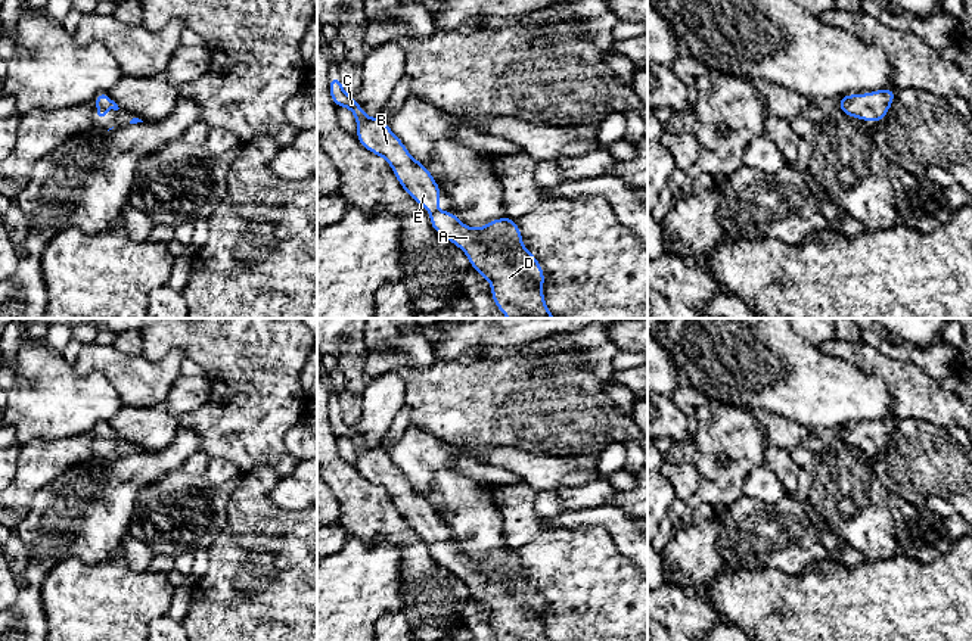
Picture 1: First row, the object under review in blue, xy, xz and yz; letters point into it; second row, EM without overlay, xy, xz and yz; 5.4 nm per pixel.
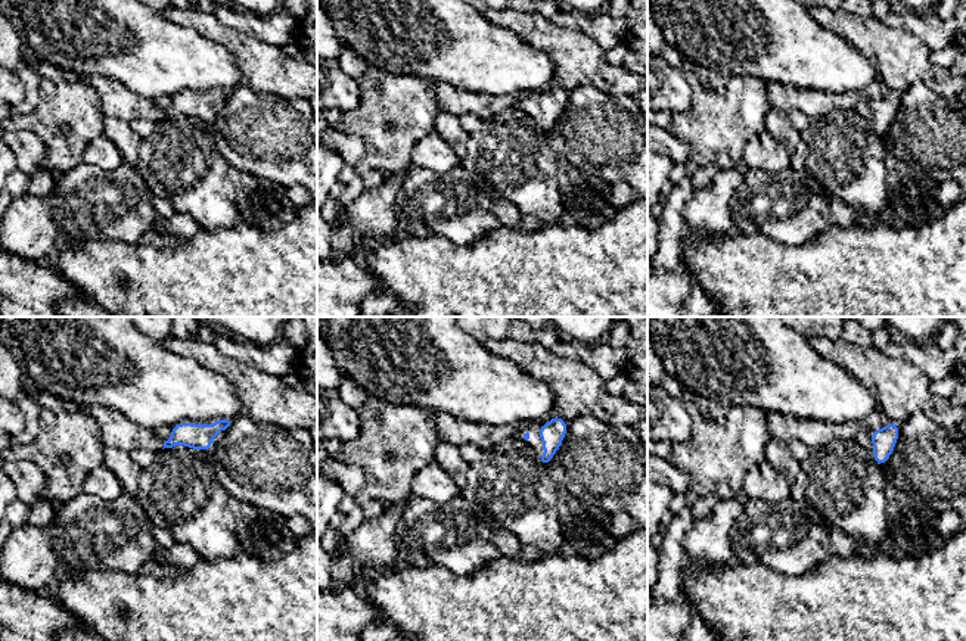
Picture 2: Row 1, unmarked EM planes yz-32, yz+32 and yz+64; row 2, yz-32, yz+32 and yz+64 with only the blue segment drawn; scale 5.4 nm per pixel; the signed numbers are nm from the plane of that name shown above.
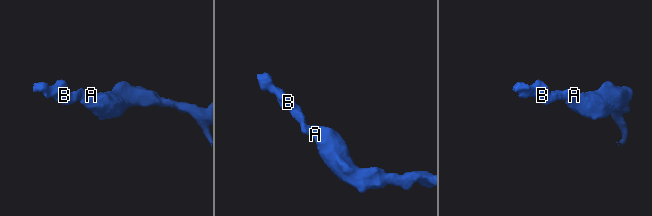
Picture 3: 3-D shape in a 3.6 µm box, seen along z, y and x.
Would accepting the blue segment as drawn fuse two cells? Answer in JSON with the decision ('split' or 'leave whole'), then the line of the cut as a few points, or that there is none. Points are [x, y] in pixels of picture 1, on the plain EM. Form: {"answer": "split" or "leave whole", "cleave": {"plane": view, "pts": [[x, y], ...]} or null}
{"answer": "leave whole", "cleave": null}

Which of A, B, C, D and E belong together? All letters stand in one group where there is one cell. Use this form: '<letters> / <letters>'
A B C D E

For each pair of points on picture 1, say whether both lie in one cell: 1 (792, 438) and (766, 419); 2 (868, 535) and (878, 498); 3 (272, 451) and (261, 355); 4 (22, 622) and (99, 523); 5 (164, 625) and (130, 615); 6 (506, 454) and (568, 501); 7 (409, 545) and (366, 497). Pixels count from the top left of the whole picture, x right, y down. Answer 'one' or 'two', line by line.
1: one
2: one
3: one
4: one
5: two
6: one
7: one

